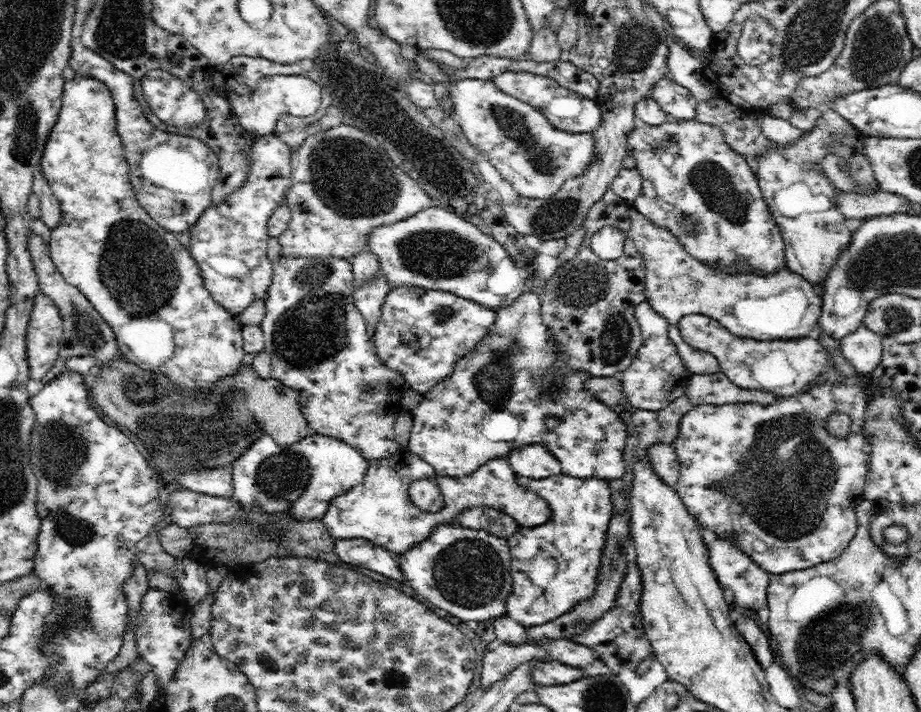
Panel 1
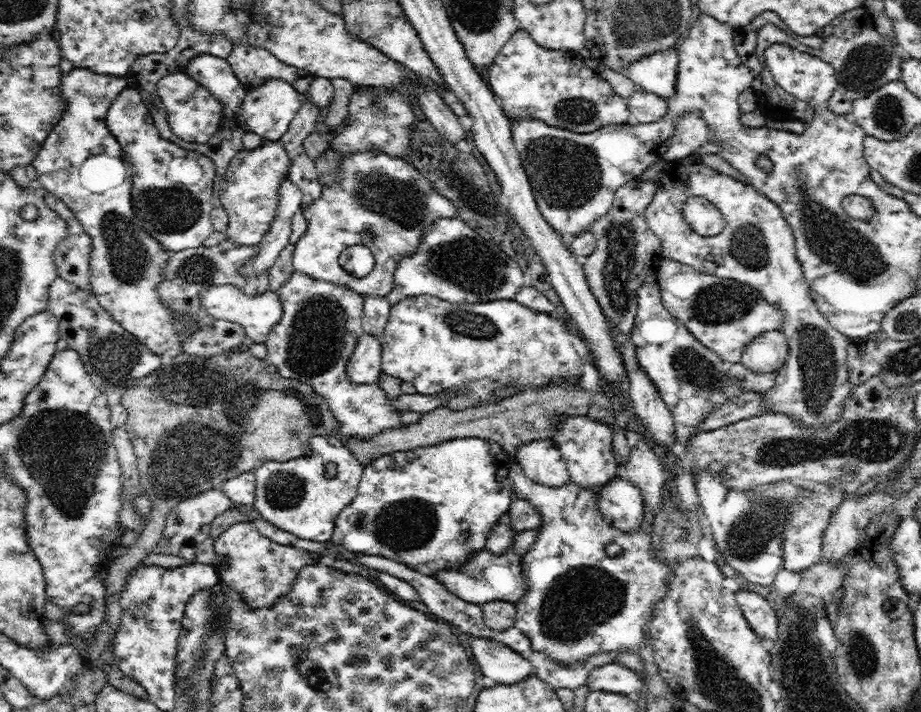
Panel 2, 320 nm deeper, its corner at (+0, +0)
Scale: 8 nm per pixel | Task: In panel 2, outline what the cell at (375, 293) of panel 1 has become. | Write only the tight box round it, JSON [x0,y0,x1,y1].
[347,334,381,384]

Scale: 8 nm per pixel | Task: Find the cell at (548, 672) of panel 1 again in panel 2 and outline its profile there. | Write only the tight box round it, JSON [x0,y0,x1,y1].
[469,636,535,684]

